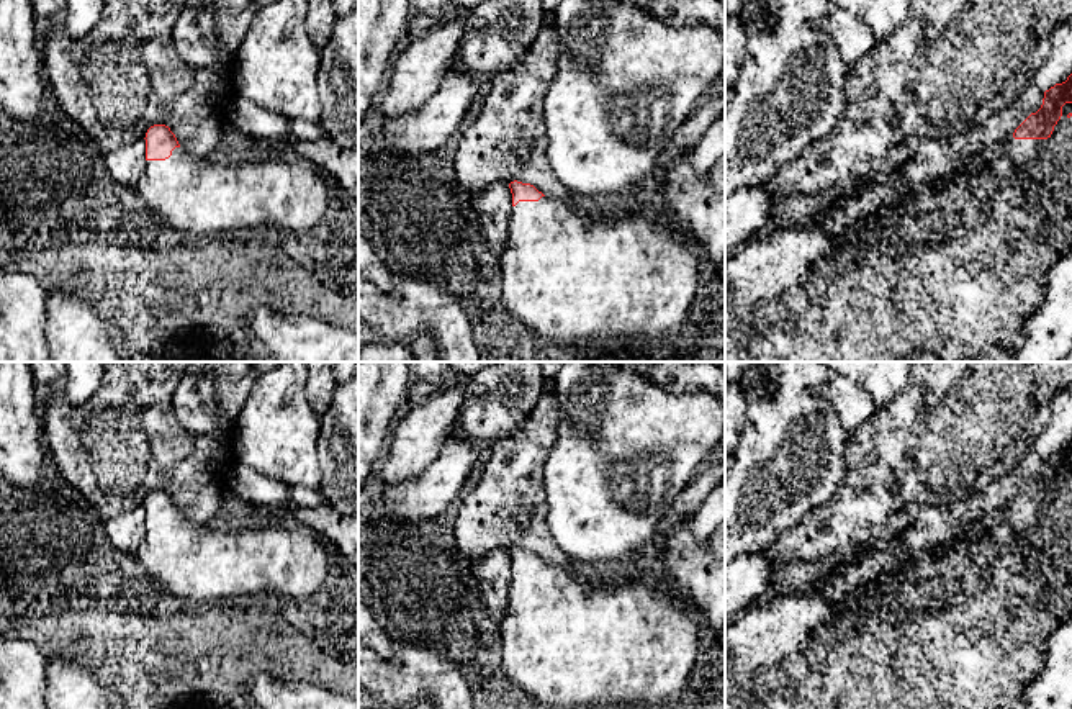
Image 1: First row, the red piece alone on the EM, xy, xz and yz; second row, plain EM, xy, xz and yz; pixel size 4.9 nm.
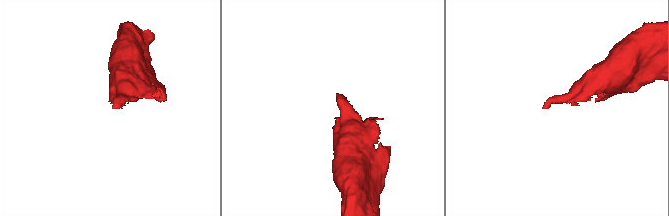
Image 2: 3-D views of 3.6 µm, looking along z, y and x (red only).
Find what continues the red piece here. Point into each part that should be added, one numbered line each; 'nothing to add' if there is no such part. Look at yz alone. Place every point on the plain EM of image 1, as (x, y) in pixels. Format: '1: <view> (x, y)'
nothing to add

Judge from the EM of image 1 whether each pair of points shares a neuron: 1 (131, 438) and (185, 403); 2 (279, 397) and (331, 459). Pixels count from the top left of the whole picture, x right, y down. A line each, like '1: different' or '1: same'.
1: different
2: different

